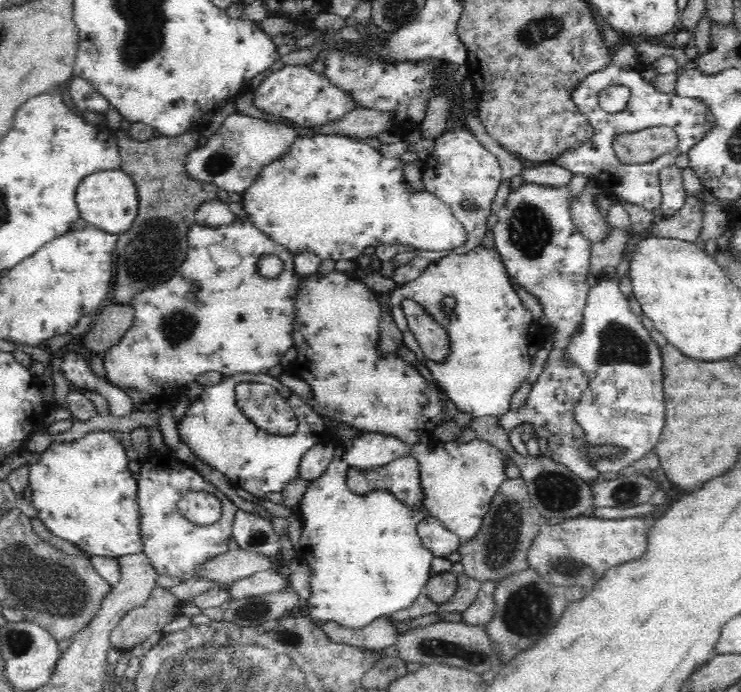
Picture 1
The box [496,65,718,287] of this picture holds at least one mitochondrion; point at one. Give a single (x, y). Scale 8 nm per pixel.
(529, 230)

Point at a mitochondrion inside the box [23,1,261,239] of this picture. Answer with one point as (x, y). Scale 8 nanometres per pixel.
(221, 163)

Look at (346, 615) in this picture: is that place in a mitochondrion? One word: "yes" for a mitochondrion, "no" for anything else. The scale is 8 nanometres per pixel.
no

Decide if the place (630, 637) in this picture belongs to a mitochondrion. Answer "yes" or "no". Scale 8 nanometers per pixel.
no

